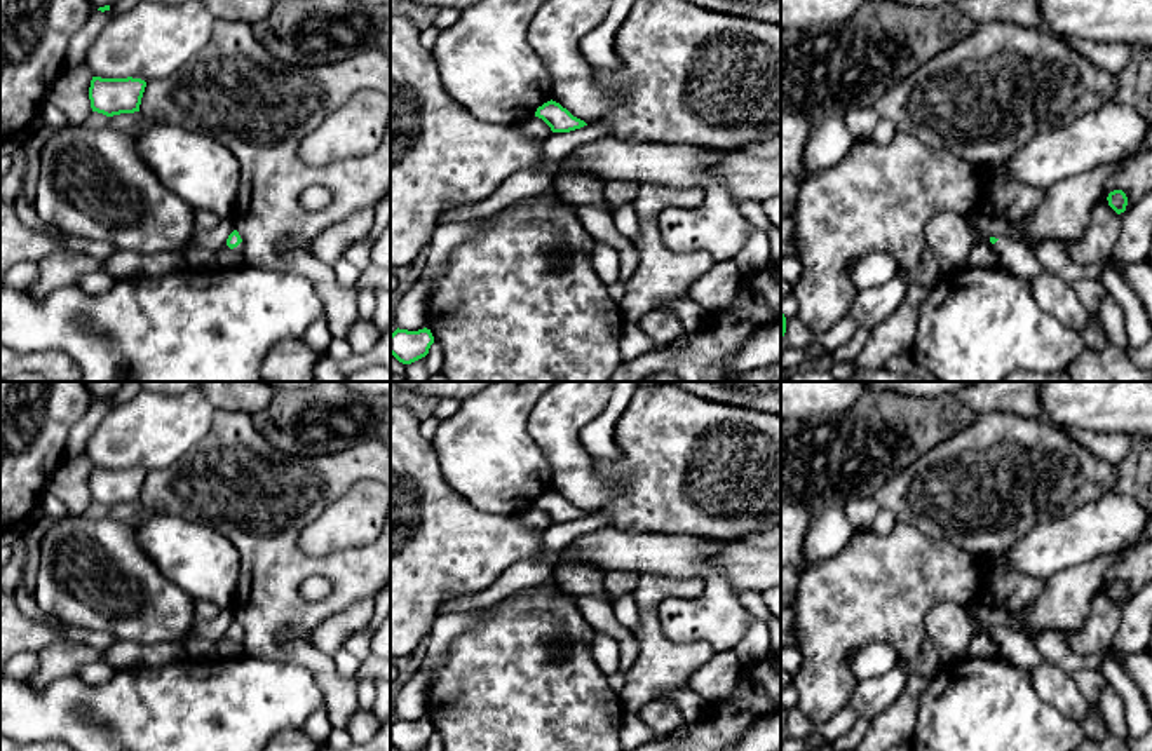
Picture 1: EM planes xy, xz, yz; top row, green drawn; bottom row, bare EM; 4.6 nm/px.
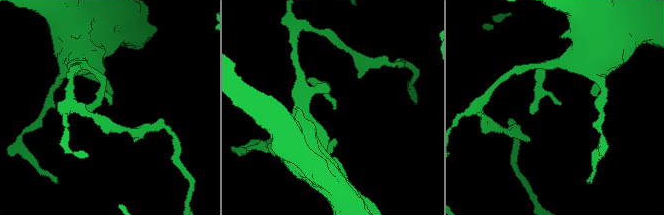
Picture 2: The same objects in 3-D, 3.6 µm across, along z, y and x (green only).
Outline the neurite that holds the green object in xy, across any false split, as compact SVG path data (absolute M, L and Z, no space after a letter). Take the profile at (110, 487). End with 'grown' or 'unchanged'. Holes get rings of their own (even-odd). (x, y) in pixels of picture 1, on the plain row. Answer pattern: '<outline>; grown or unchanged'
M92 467L89 490L92 502L106 507L139 502L146 472L141 469L101 469Z; unchanged

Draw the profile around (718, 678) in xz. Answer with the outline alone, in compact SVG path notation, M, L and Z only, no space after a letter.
M734 648L716 652L704 667L694 673L688 688L706 704L718 702L737 688L742 669Z

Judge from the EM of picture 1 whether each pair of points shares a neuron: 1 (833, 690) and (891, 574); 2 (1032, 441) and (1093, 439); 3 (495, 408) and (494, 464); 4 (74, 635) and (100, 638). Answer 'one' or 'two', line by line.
1: one
2: two
3: one
4: one

